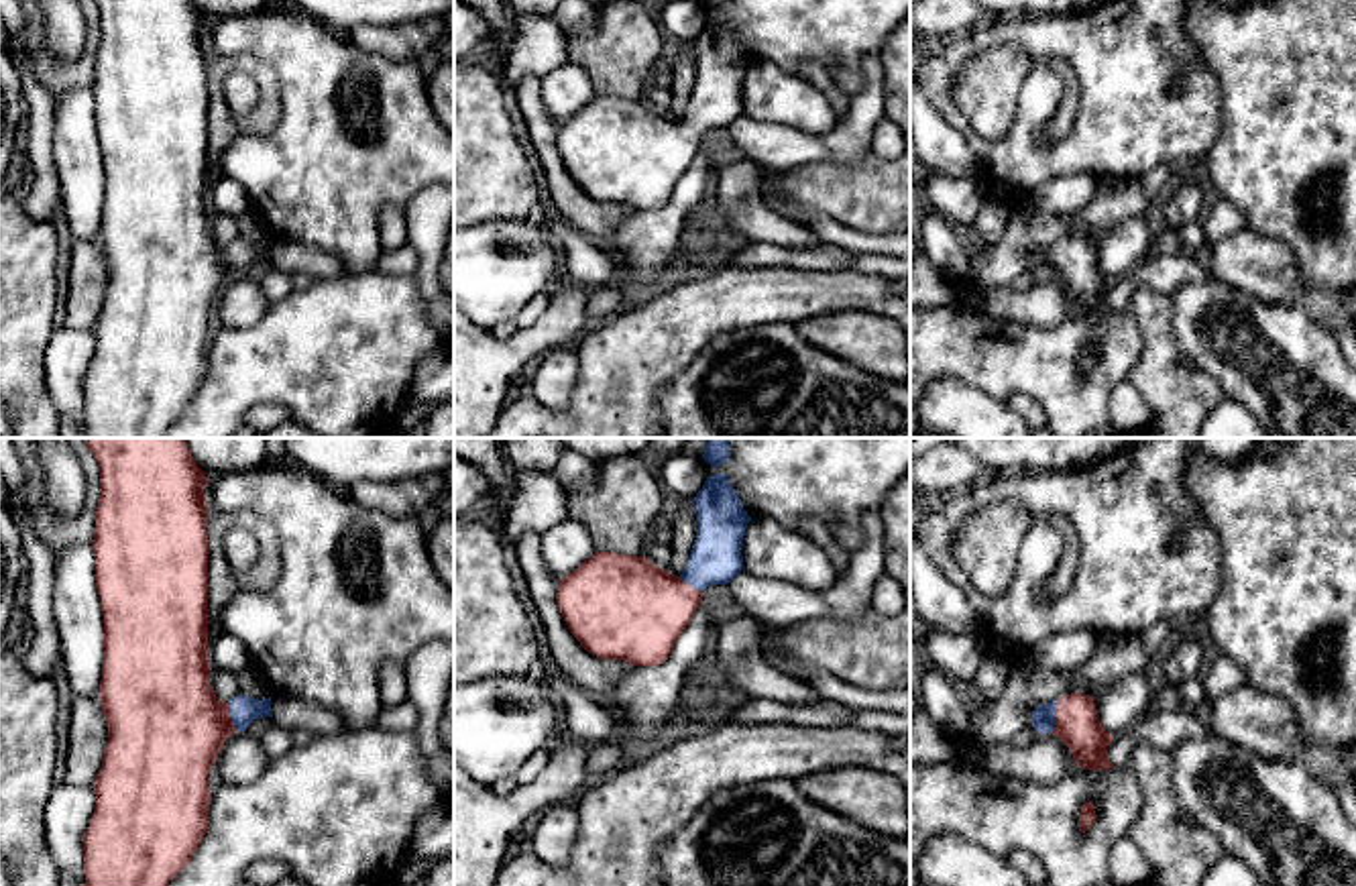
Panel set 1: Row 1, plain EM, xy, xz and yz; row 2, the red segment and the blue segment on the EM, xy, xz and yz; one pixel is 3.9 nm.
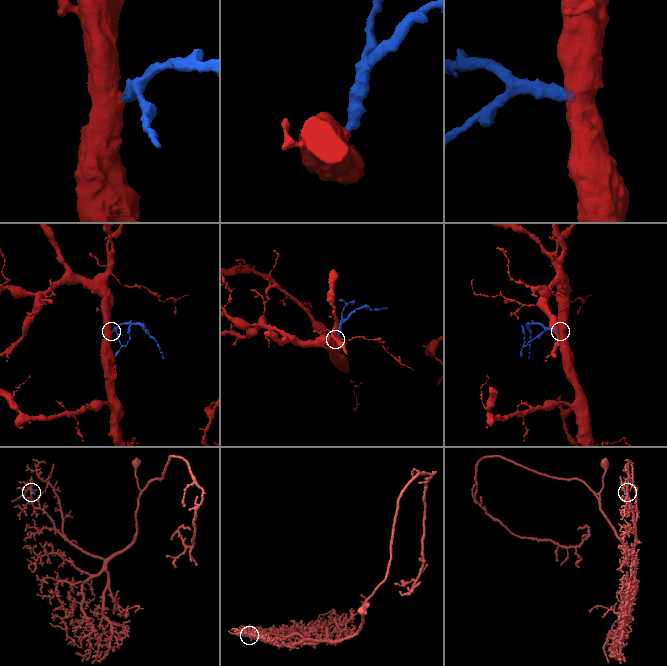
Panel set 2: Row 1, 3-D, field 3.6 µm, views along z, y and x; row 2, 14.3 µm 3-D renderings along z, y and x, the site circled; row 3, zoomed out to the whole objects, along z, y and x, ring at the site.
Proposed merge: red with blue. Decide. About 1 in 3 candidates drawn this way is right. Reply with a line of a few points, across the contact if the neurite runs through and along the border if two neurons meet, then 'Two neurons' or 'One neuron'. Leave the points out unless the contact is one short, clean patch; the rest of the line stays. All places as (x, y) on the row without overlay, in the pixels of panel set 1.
Line: yz (1078, 269), (1069, 261), (1057, 261), (1043, 261). One neuron

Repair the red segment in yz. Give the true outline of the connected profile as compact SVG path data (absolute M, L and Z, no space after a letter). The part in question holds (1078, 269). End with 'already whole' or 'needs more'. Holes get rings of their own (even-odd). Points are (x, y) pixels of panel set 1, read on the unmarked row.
M1071 236L1059 244L1038 248L1032 255L1032 271L1057 279L1073 297L1077 312L1114 312L1108 303L1108 289L1114 279L1101 271L1089 238Z; needs more

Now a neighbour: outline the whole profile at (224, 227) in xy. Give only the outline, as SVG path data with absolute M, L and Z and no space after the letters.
M212 212L210 228L212 228L214 238L222 246L230 246L232 242L236 242L240 238L238 218L230 216L230 214Z

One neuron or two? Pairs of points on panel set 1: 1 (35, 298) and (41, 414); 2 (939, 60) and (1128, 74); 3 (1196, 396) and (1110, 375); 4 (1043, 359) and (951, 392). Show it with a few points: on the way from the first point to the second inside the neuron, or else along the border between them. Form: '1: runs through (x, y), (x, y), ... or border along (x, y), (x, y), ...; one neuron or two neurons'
1: runs through (27, 326), (27, 385); one neuron
2: runs through (986, 37), (1037, 35), (1082, 39); one neuron
3: border along (1139, 330), (1143, 353), (1126, 377); two neurons
4: border along (931, 381), (957, 377), (1004, 400); two neurons

